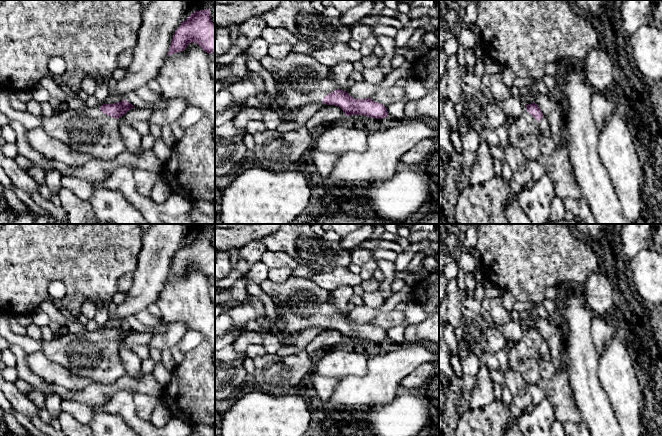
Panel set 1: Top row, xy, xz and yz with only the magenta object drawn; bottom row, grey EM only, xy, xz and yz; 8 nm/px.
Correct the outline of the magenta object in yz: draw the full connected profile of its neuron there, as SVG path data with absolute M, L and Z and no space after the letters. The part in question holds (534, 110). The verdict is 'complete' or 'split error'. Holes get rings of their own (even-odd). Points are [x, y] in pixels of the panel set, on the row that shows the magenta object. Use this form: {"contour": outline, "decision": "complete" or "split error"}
{"contour": "M534 102L526 105L527 110L518 116L508 128L508 144L517 147L527 161L538 160L541 155L538 137L539 122L544 117L539 106Z", "decision": "split error"}

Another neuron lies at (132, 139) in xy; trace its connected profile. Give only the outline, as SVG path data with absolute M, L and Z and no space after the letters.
M124 116L117 120L119 131L126 146L126 150L131 153L136 153L139 150L144 151L142 147L142 136L140 133L126 124Z

